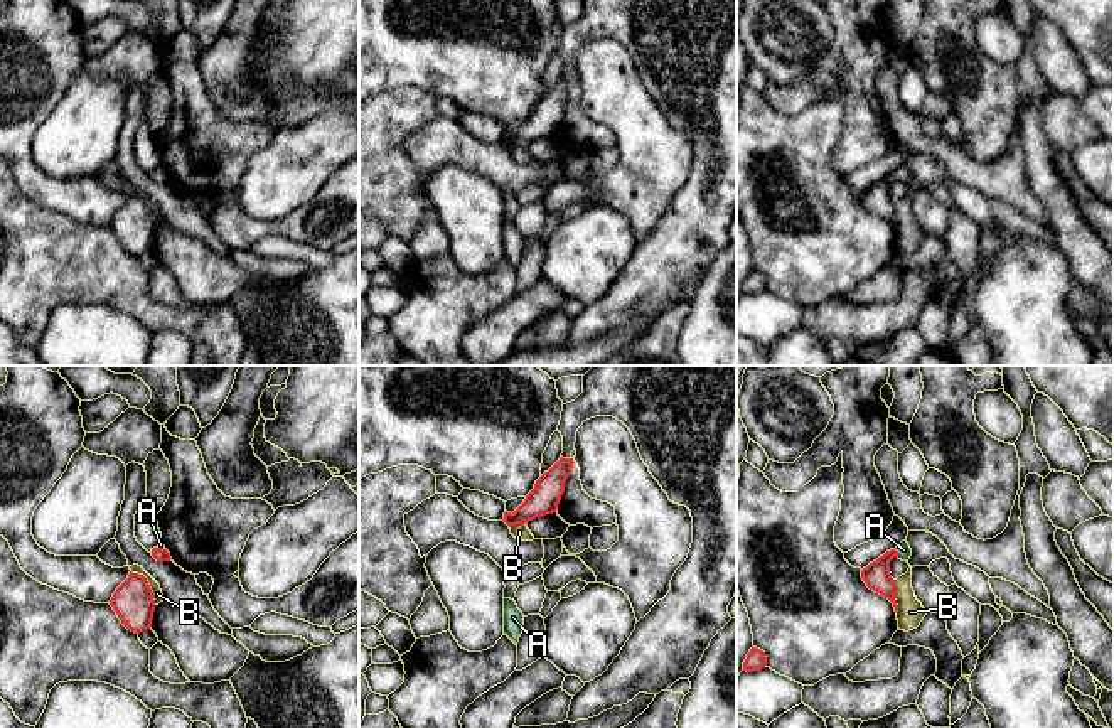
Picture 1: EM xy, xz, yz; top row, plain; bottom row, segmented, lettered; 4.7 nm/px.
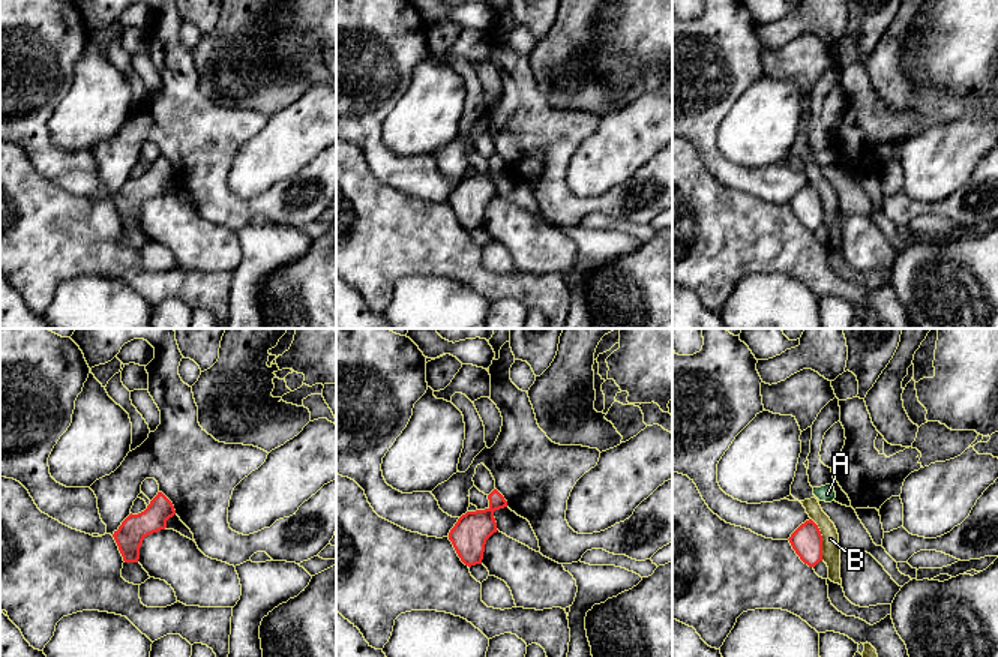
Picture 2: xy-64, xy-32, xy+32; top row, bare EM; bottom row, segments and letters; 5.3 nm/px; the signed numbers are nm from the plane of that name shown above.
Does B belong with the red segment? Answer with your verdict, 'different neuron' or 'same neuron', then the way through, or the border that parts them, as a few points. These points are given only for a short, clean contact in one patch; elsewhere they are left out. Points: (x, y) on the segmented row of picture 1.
different neuron | along xy (132, 570), (145, 578), (155, 604)

